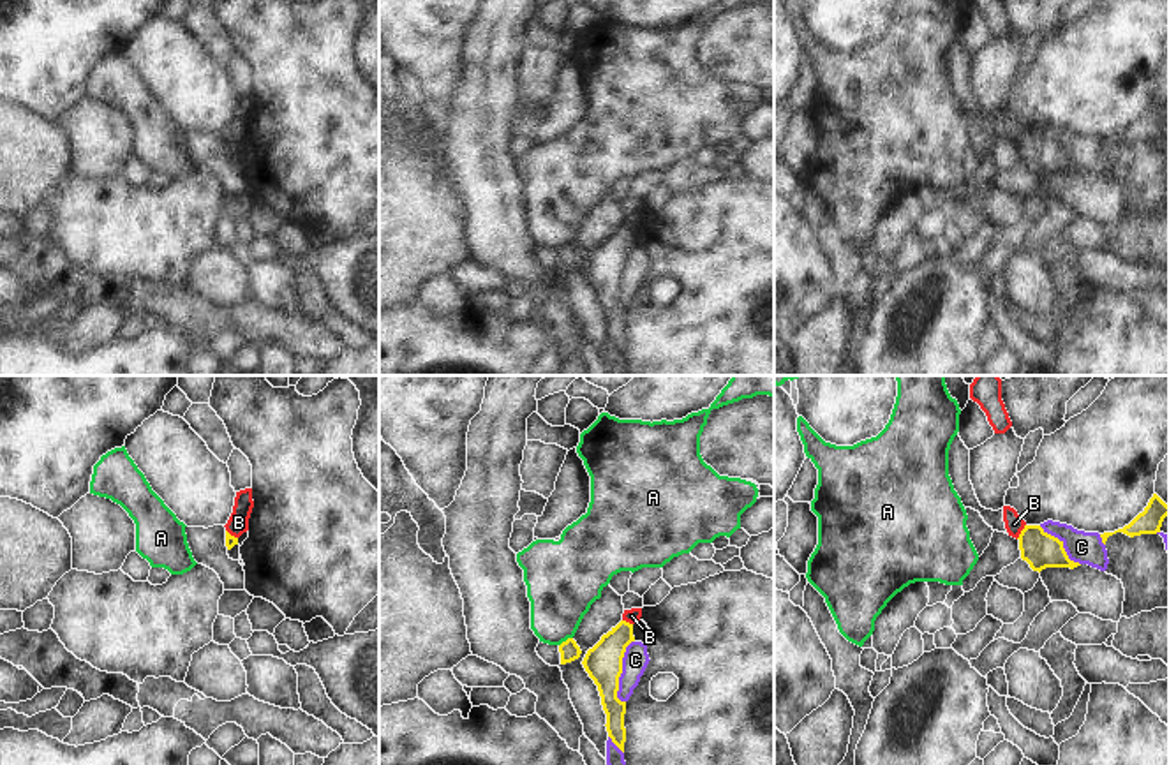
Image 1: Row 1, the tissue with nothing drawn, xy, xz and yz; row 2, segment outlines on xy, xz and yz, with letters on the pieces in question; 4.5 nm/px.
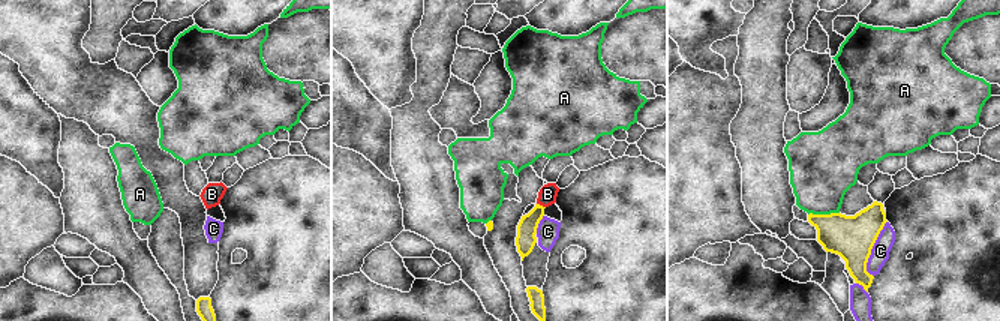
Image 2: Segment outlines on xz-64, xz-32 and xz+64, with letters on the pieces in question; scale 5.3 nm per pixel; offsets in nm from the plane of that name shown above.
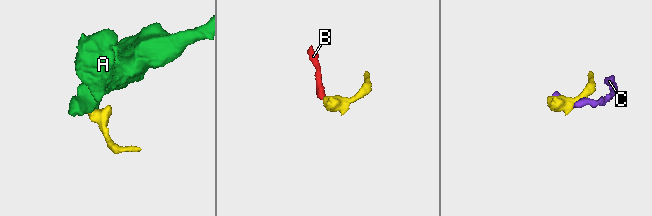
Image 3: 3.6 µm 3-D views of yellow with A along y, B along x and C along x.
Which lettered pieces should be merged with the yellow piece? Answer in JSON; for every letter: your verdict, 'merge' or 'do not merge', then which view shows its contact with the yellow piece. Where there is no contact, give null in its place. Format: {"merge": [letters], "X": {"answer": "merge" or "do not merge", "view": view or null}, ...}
{"merge": [], "A": {"answer": "do not merge", "view": "xz"}, "B": {"answer": "do not merge", "view": "yz"}, "C": {"answer": "do not merge", "view": "xz"}}

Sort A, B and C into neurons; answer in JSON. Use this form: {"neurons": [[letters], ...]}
{"neurons": [["A"], ["B"], ["C"]]}

